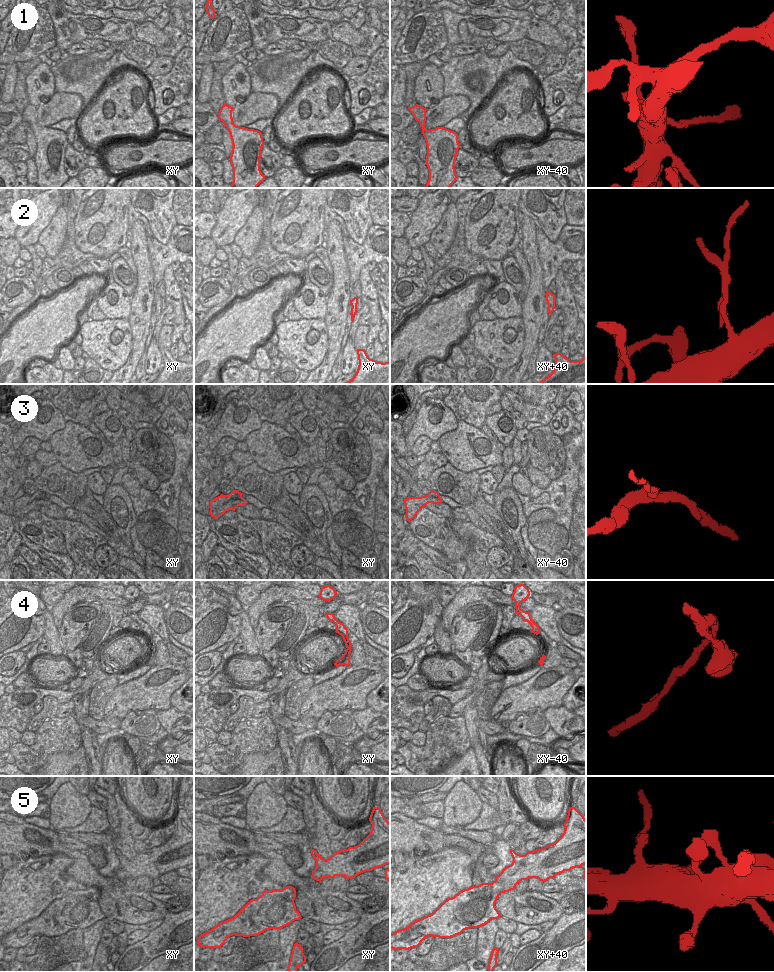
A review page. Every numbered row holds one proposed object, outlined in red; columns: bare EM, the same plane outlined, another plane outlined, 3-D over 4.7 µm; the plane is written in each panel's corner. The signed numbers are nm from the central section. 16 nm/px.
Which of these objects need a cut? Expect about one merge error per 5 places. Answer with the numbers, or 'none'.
2, 3

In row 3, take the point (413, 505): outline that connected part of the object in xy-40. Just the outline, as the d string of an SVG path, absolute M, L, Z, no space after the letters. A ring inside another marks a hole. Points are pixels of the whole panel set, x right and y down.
M431 490L427 495L421 496L421 497L407 497L404 500L405 508L406 508L406 514L405 518L408 522L410 522L412 519L414 519L417 515L417 513L425 507L428 503L433 504L441 504L442 500L439 497L438 499L433 498L431 499L429 495L433 492Z

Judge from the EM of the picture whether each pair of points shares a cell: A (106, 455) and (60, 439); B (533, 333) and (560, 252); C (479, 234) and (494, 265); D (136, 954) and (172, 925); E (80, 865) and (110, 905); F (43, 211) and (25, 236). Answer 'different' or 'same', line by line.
A: same
B: different
C: different
D: same
E: same
F: same

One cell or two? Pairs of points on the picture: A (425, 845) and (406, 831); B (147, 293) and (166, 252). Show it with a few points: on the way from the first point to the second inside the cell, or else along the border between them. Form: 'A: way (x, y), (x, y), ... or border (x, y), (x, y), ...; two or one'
A: way (420, 840), (411, 836); one
B: border (148, 255), (151, 261), (154, 286); two

